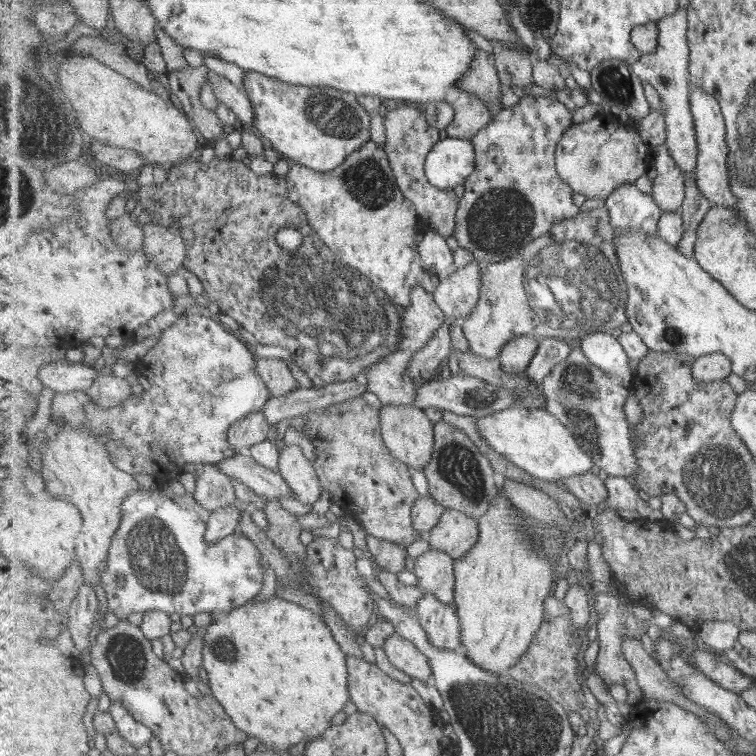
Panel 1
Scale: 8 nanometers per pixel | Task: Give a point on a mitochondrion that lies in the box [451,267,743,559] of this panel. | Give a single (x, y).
(578, 392)

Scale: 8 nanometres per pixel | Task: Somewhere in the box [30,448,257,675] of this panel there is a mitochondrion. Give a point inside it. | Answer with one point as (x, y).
(156, 560)

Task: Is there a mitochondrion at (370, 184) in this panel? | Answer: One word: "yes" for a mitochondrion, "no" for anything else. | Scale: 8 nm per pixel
yes

